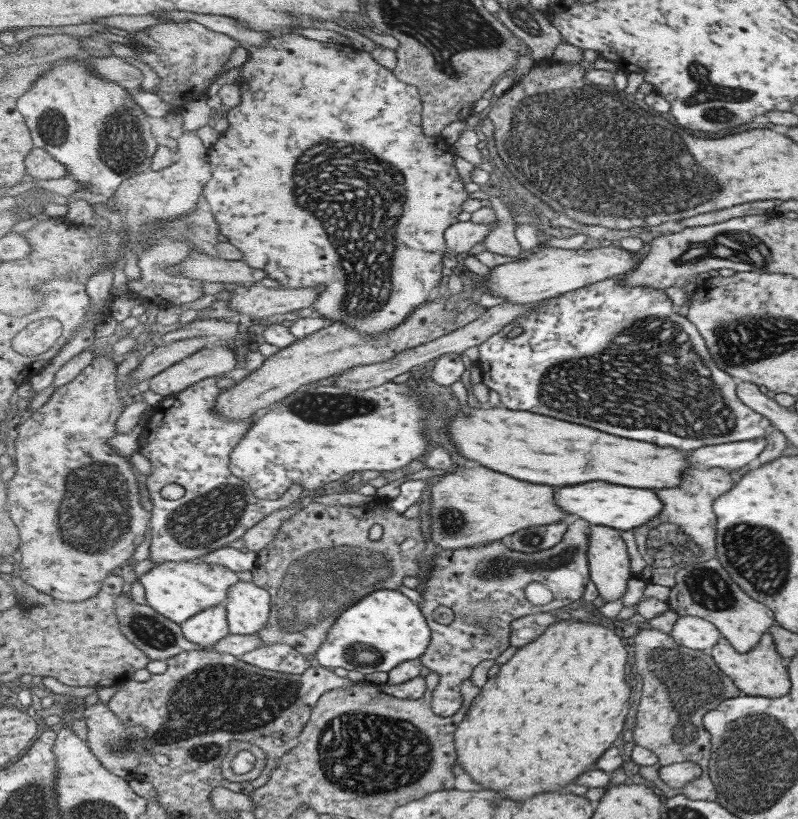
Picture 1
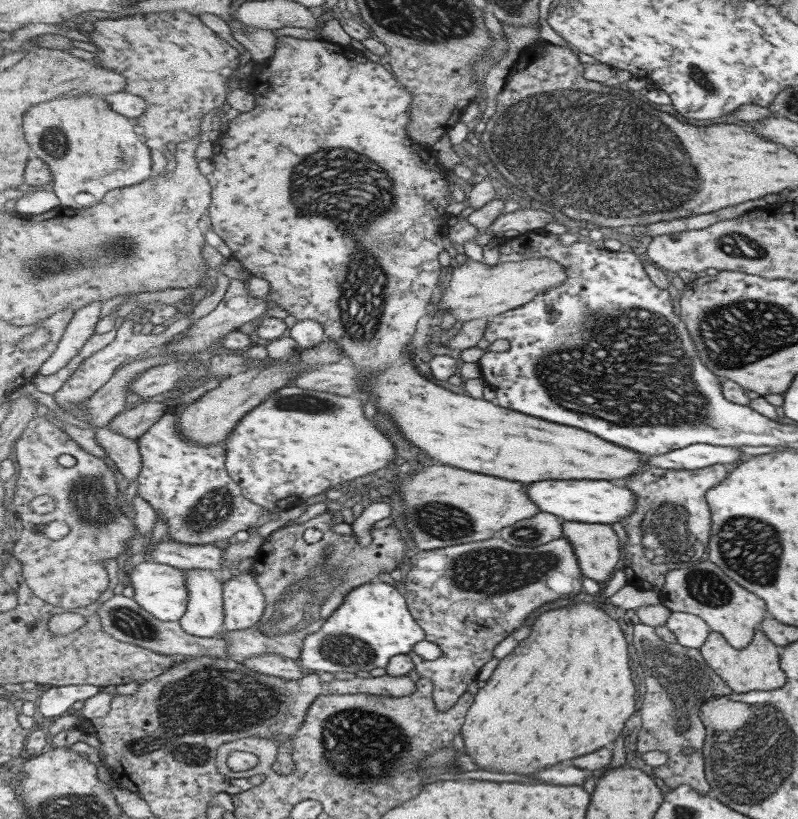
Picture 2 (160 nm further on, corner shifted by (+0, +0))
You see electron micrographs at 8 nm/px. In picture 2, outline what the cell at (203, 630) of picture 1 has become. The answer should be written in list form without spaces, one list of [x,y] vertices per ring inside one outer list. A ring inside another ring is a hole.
[[[191,569],[185,571],[186,587],[190,598],[185,616],[180,620],[183,630],[201,638],[213,638],[225,631],[226,609],[224,604],[224,582],[219,582],[217,576],[207,569]]]

